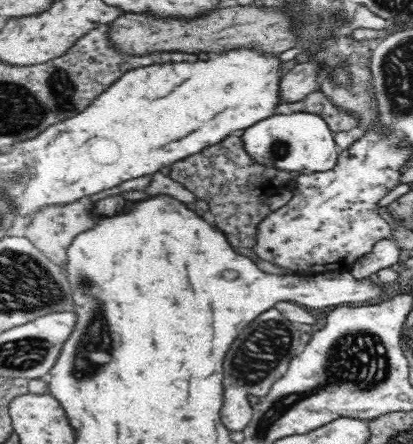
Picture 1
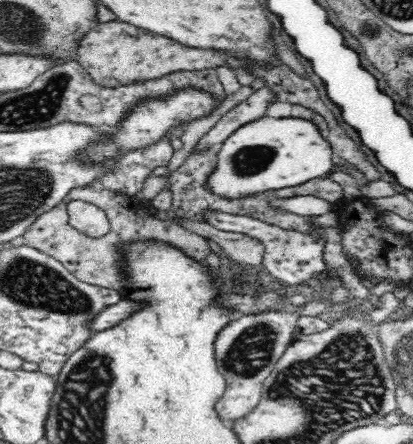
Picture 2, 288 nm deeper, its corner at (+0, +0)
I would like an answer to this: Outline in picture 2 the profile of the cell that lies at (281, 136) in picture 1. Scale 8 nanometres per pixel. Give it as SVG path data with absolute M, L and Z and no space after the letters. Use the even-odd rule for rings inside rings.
M258 118L238 128L220 144L216 170L206 182L216 196L234 200L266 190L300 186L314 178L326 178L332 166L330 142L314 122L304 118Z

